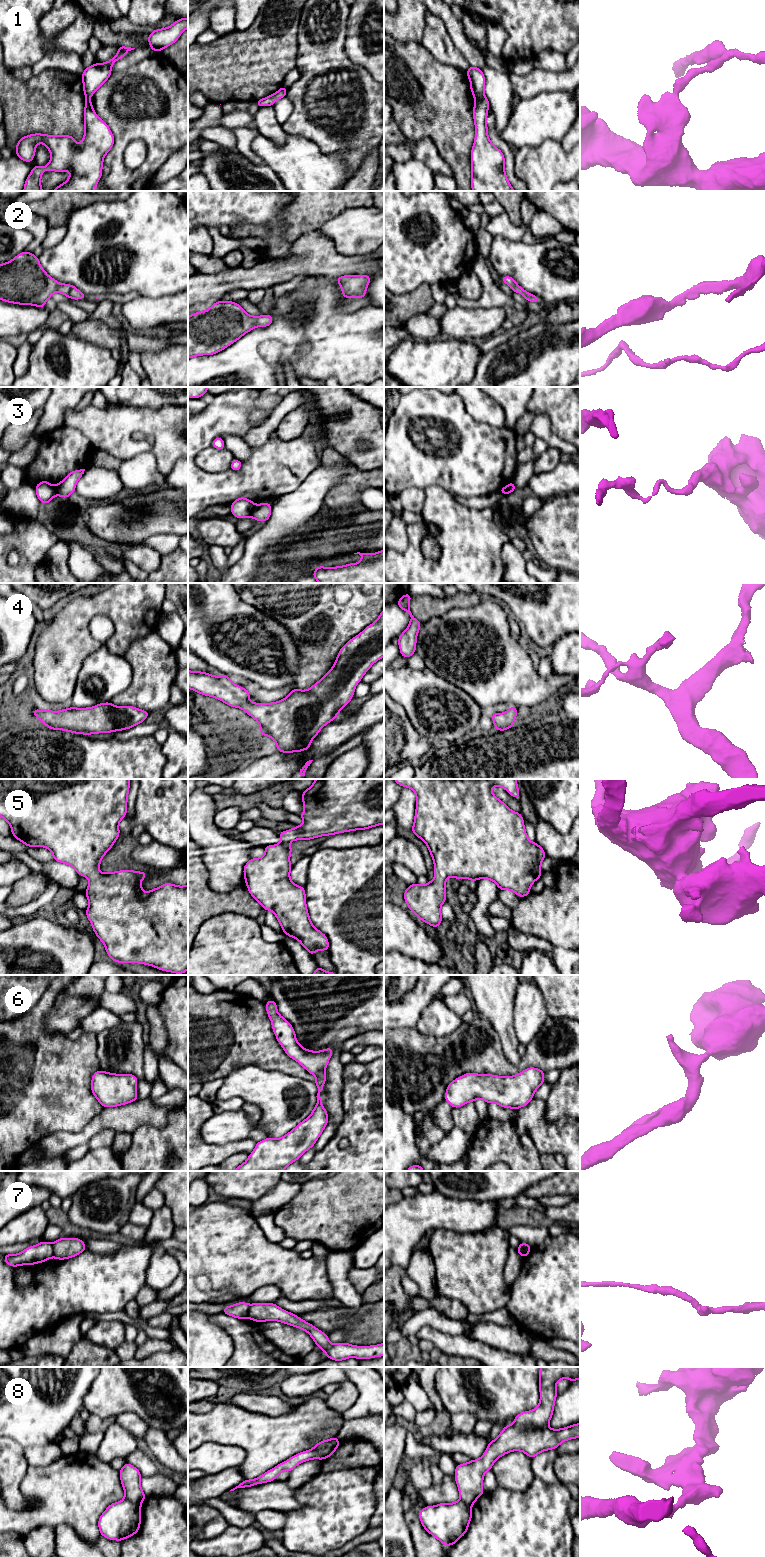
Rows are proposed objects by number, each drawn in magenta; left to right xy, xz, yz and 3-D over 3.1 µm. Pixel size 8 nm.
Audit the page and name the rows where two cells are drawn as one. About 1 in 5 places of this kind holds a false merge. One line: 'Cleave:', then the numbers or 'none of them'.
Cleave: 1, 3, 7, 8

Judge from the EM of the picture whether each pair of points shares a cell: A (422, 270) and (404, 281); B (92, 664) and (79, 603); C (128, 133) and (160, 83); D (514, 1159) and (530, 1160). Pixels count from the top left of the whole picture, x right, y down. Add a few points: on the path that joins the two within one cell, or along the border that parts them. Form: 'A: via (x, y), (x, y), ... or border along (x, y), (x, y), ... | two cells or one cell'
A: via (418, 270), (415, 270), (408, 277) | one cell
B: border along (113, 652), (101, 645), (84, 659), (77, 674) | two cells
C: via (146, 119), (166, 117), (170, 113), (170, 101) | one cell
D: via (518, 1159), (526, 1160) | one cell

